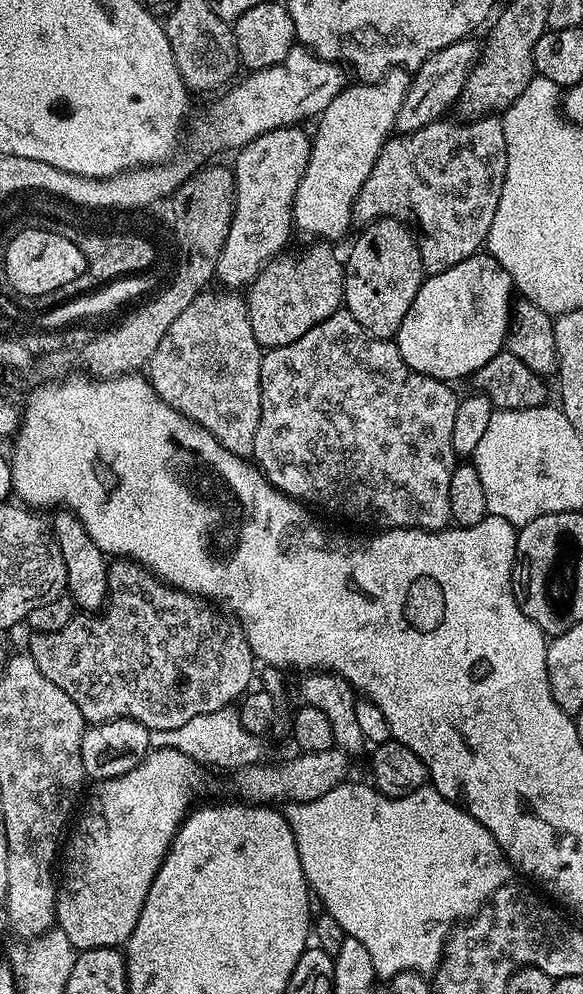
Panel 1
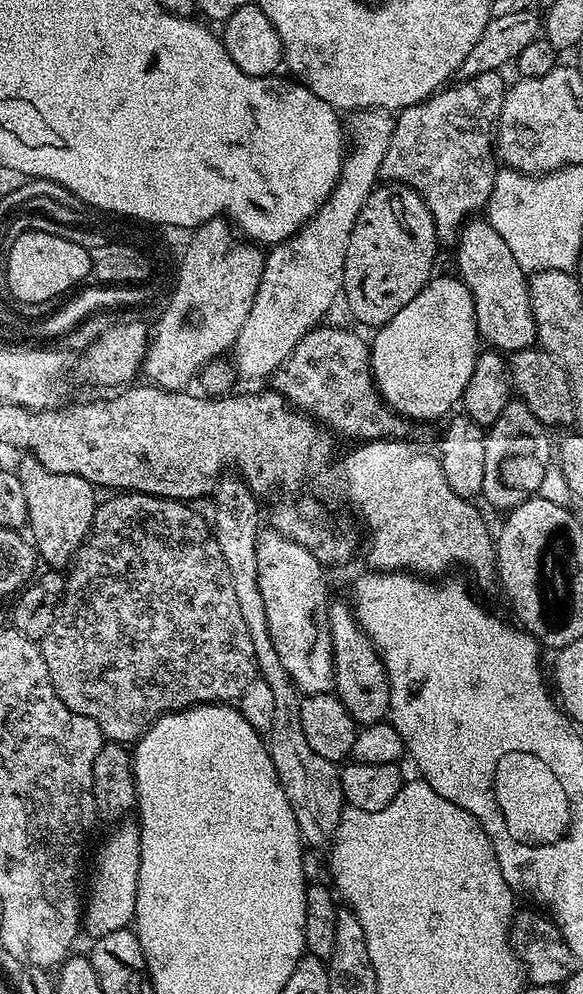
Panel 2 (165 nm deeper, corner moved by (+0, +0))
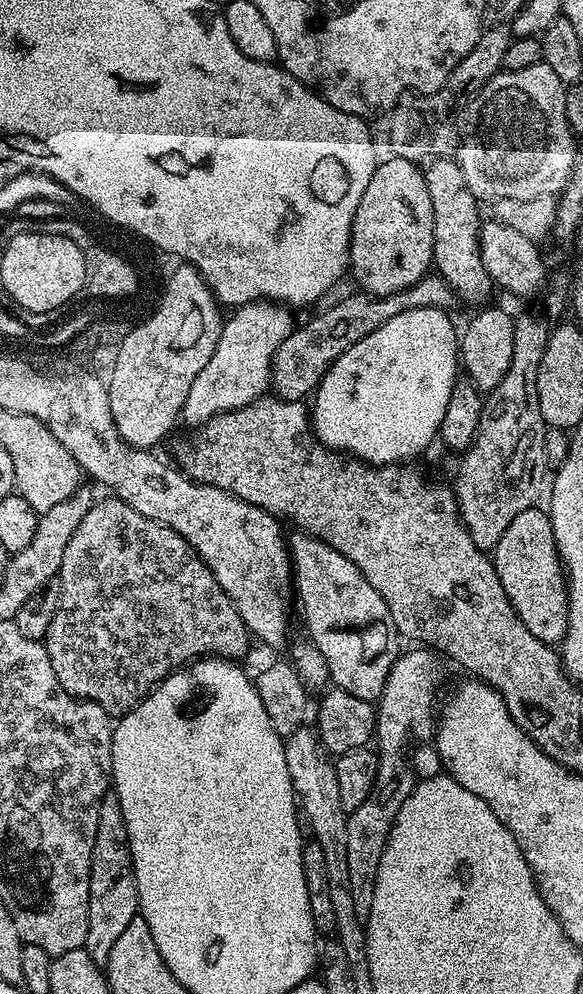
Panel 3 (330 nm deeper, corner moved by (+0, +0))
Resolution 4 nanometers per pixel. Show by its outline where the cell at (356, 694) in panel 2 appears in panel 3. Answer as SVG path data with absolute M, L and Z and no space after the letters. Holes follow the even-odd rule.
M296 530L293 533L286 543L294 588L296 584L300 591L300 608L312 635L309 636L311 643L322 654L331 683L363 700L379 701L386 678L402 652L401 641L382 594L366 582L350 558L338 554L338 550L307 532Z

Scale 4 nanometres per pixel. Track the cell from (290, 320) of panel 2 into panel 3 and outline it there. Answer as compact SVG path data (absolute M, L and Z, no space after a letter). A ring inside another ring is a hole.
M275 302L242 304L233 312L236 313L224 321L224 329L220 332L214 354L210 354L210 362L202 366L198 378L194 378L190 385L182 413L183 423L199 426L218 414L233 412L260 399L269 387L272 357L292 332L293 313Z

